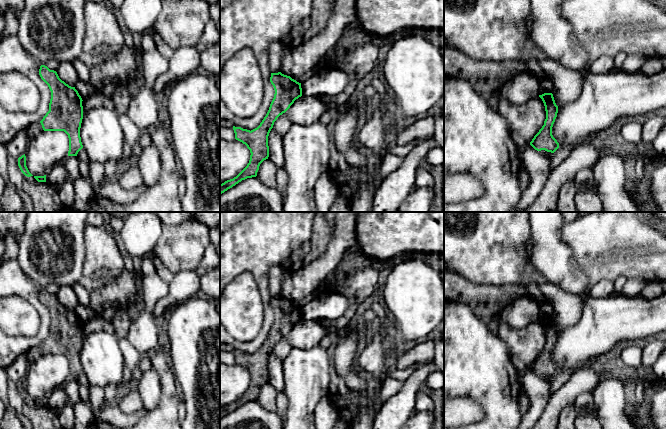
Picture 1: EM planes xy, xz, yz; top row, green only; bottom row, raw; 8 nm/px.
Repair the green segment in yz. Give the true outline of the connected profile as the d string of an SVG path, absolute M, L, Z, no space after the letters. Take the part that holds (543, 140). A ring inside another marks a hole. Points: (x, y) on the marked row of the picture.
M544 93L539 95L539 97L545 106L546 119L542 128L530 142L530 145L537 151L545 150L554 153L559 148L559 143L552 135L552 127L557 117L558 106L552 93Z

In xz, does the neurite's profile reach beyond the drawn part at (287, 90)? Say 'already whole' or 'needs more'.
already whole

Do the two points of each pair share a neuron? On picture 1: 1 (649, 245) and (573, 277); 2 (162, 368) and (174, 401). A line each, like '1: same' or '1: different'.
1: different
2: same

